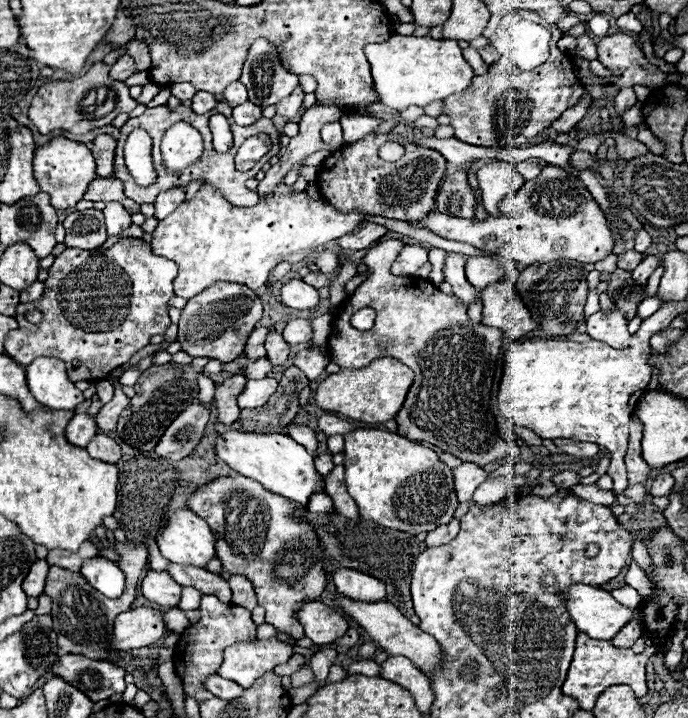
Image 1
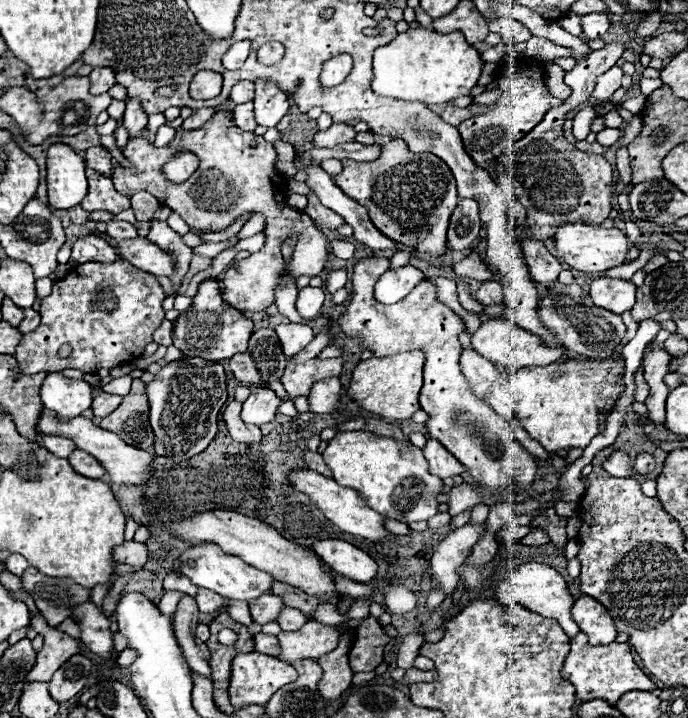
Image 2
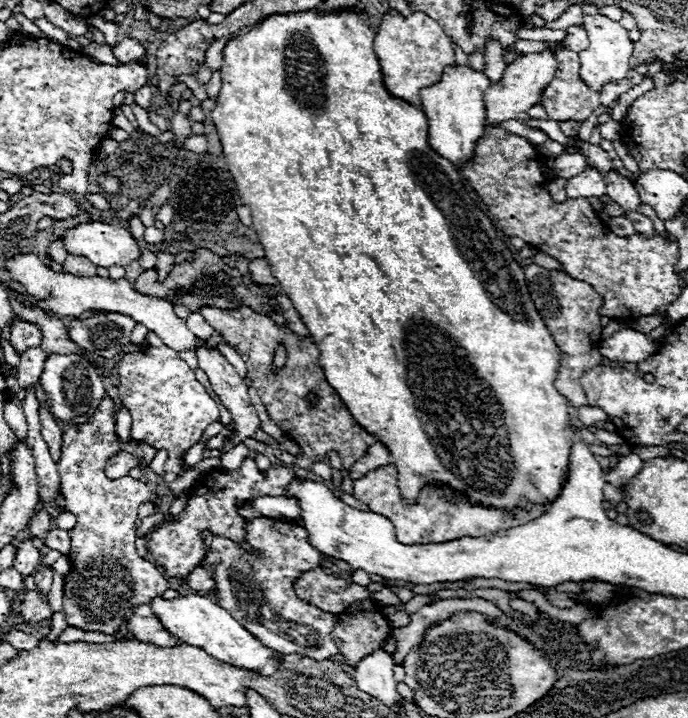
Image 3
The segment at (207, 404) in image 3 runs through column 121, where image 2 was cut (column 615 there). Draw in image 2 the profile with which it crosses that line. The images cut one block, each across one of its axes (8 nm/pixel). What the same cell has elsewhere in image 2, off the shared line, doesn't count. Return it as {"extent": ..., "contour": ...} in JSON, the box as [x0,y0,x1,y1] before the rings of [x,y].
{"extent":[494,360,624,452],"contour":[[[564,360],[554,362],[548,368],[522,368],[509,375],[503,384],[502,402],[496,402],[494,410],[510,420],[509,412],[522,424],[522,428],[544,446],[546,452],[586,448],[598,430],[600,408],[614,406],[614,400],[624,390],[622,386],[624,360]]]}

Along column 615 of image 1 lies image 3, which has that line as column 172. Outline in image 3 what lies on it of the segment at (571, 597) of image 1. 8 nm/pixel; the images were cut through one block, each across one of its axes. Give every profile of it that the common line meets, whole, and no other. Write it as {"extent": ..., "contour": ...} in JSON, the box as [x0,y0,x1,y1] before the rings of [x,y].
{"extent":[150,594,282,676],"contour":[[[190,594],[190,596],[178,596],[172,600],[164,600],[164,598],[154,598],[150,602],[150,608],[154,612],[154,616],[160,620],[160,624],[168,630],[168,634],[176,636],[178,640],[192,644],[192,646],[200,646],[204,648],[210,656],[228,662],[232,666],[238,668],[246,668],[246,670],[258,670],[264,676],[270,676],[276,670],[276,664],[280,660],[282,654],[266,648],[260,644],[260,640],[256,640],[242,624],[238,624],[224,608],[220,608],[218,604],[214,604],[210,598],[206,596],[198,596],[198,594]]]}

